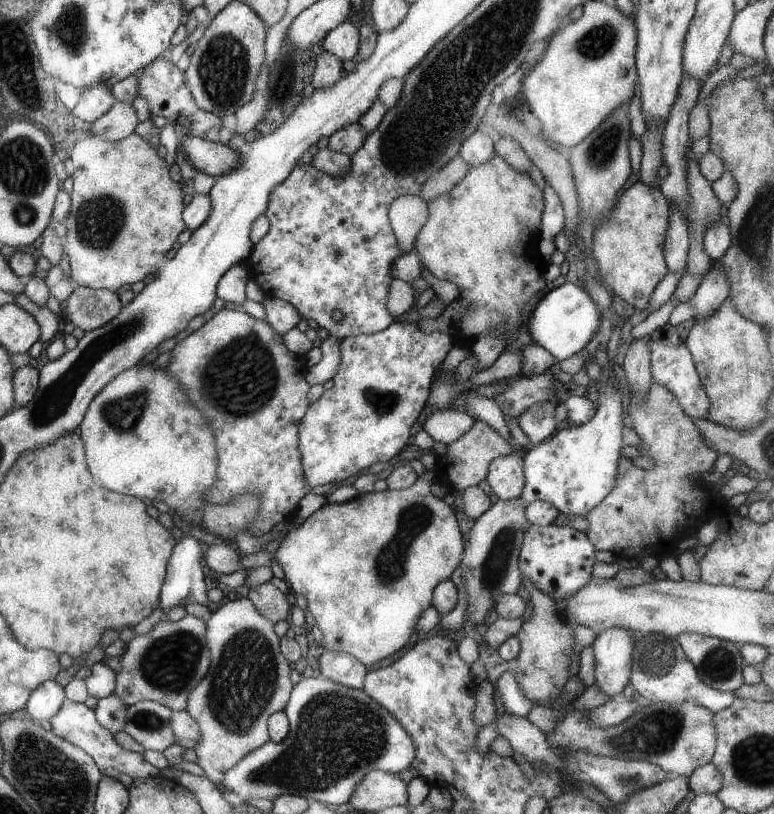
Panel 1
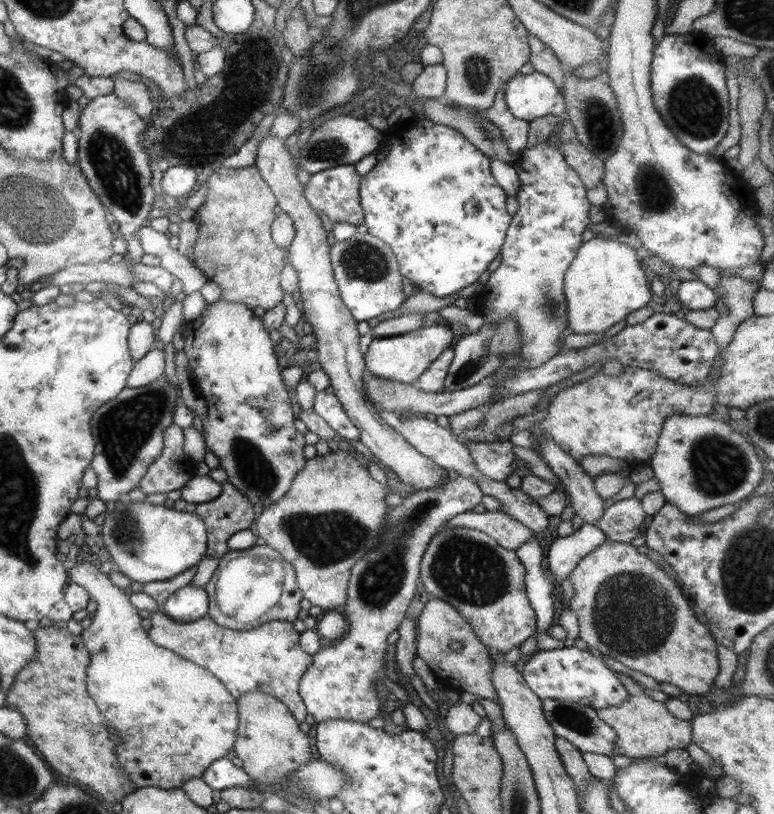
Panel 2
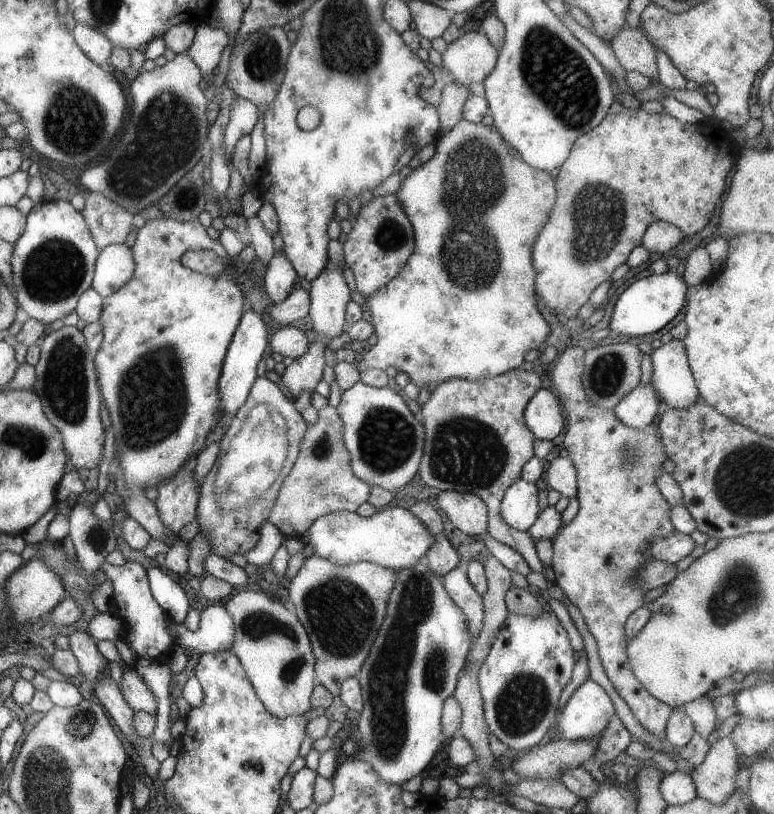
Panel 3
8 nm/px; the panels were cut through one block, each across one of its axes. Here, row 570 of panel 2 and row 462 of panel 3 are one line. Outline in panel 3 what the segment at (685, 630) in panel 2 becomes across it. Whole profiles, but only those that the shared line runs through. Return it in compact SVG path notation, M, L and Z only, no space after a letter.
M570 346L561 352L551 376L545 379L545 385L551 389L553 396L557 398L562 414L565 414L567 427L563 434L562 447L568 453L568 458L573 462L576 476L577 501L579 508L575 517L561 527L551 540L553 548L553 560L551 569L553 572L554 584L556 584L563 595L569 598L579 612L583 614L585 625L597 644L597 654L602 664L602 668L611 682L615 691L629 710L633 718L648 733L658 739L665 738L665 728L667 718L673 712L673 708L667 704L656 700L651 694L647 693L627 665L626 644L624 625L629 614L644 606L643 595L637 584L633 584L633 576L637 570L649 561L649 556L645 556L645 542L653 536L667 536L674 532L673 526L669 522L670 505L663 499L659 490L655 486L655 479L662 474L662 464L667 456L663 452L663 444L657 432L657 424L647 424L641 430L631 430L621 424L612 410L603 410L591 404L581 388L581 372L583 371L584 350L578 346Z

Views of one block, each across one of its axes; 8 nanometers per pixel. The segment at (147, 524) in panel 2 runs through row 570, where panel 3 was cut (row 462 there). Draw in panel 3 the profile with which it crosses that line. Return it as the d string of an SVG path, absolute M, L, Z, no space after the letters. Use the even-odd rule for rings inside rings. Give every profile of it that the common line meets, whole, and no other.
M157 217L154 219L147 219L143 226L138 228L136 239L133 246L130 248L132 252L132 259L134 260L134 271L130 276L130 279L121 288L118 288L115 293L109 296L103 297L102 309L100 317L97 322L101 324L102 328L102 341L99 345L99 349L95 352L94 367L97 375L97 382L100 388L100 396L103 398L103 402L108 410L108 416L112 432L114 433L114 450L119 460L118 476L124 480L126 488L126 496L123 498L124 509L129 517L135 522L138 522L148 533L151 539L162 540L168 547L171 548L172 544L179 538L162 523L158 517L158 512L153 502L147 499L143 495L143 488L146 486L155 487L159 481L168 479L173 476L179 467L189 458L189 456L197 456L197 453L203 450L205 446L205 439L211 430L217 423L221 421L219 416L219 388L217 388L217 382L219 382L219 376L221 376L221 366L225 352L229 347L231 336L235 328L237 328L237 322L241 318L242 306L243 306L243 292L239 290L239 286L233 282L236 279L236 274L232 271L231 259L228 257L227 252L223 249L223 246L218 240L211 240L206 234L205 228L201 226L197 219L191 219L190 221L176 221L175 219ZM209 249L217 258L223 262L223 272L221 276L206 276L205 274L198 274L189 268L185 268L180 263L180 256L189 250Z

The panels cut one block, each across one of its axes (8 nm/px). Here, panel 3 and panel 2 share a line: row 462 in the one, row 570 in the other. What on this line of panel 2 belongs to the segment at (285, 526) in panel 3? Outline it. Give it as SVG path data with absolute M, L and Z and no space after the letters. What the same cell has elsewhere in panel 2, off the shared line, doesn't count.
M341 449L334 452L329 450L324 455L315 455L307 459L305 466L302 466L295 475L289 491L285 492L281 501L263 509L255 520L257 537L293 567L295 584L301 591L302 598L305 598L309 604L329 610L336 606L343 606L349 571L373 549L373 546L378 545L377 539L379 539L379 533L383 531L385 513L387 513L385 495L388 491L388 487L382 486L371 478L367 469L349 457L347 452Z

